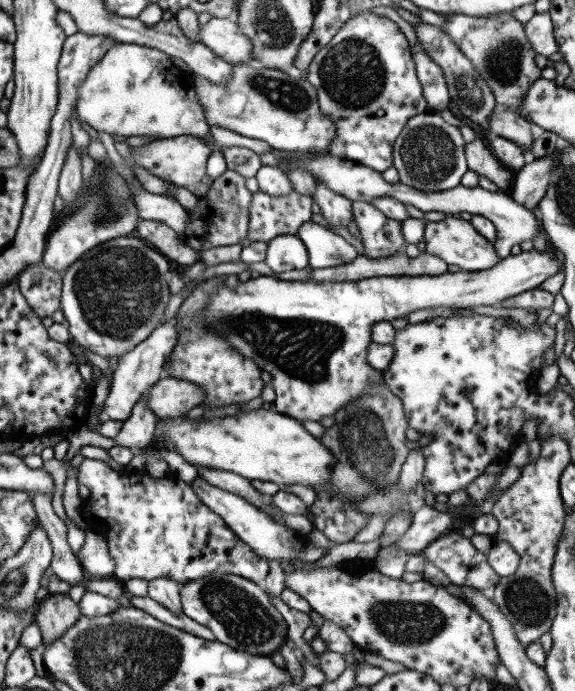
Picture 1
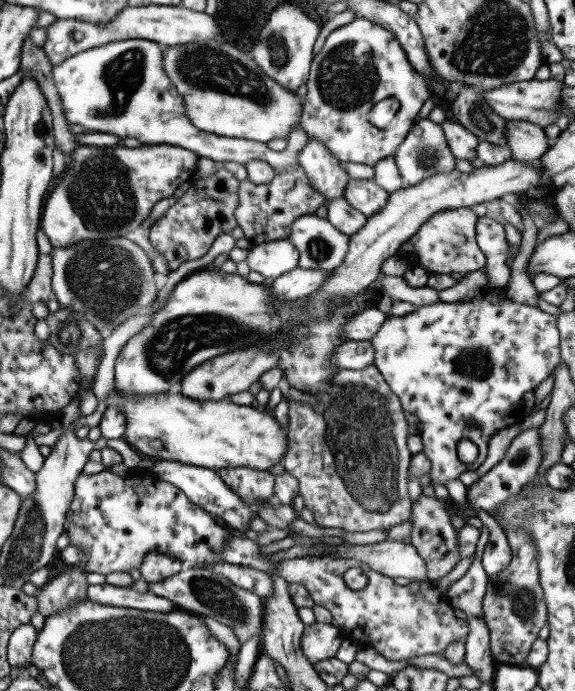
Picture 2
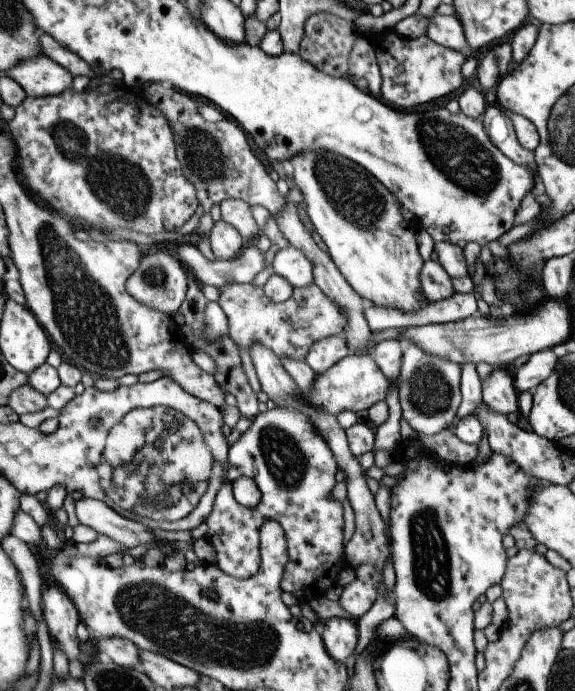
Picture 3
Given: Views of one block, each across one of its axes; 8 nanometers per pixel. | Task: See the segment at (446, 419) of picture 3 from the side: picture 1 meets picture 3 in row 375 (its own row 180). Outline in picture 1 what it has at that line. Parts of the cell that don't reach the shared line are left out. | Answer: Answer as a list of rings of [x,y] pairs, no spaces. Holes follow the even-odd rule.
[[[426,110],[409,118],[392,145],[392,165],[399,183],[421,192],[439,192],[459,186],[460,178],[468,169],[464,144],[457,127],[445,123],[437,112]]]

